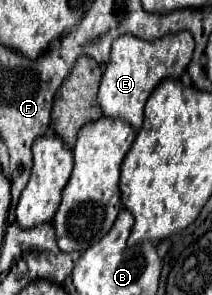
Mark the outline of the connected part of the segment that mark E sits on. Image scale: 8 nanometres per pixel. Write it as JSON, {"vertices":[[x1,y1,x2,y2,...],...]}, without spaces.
{"vertices":[[187,30,175,32,175,36,167,34,151,42,131,36,131,34,123,34,117,40,113,40,111,56,105,64,103,80,101,80,99,94,97,94,97,102,103,114,109,118,123,118,133,128,139,130,143,124,143,108,153,88,161,80,179,78,185,72,187,64,191,62,193,50,195,50,195,42]]}

